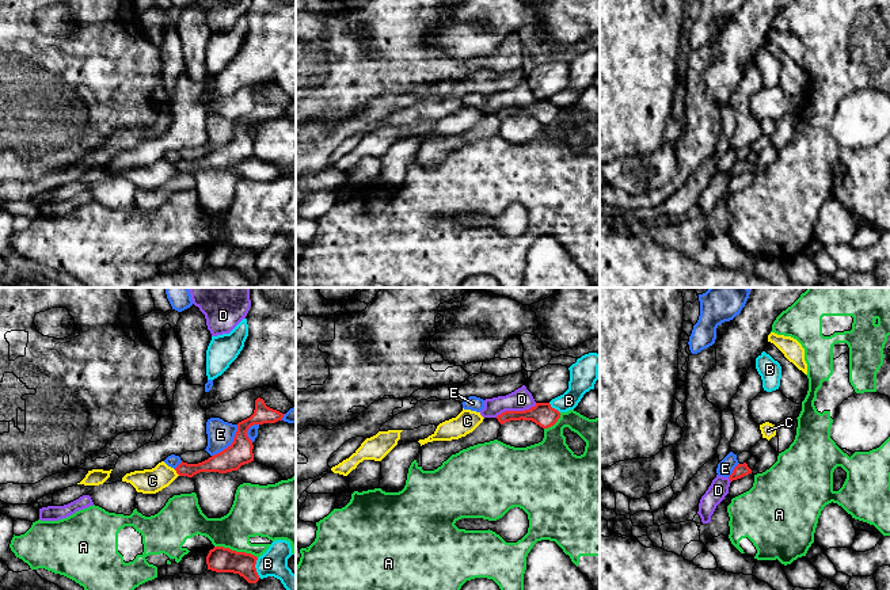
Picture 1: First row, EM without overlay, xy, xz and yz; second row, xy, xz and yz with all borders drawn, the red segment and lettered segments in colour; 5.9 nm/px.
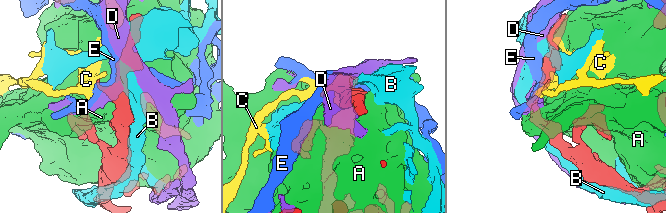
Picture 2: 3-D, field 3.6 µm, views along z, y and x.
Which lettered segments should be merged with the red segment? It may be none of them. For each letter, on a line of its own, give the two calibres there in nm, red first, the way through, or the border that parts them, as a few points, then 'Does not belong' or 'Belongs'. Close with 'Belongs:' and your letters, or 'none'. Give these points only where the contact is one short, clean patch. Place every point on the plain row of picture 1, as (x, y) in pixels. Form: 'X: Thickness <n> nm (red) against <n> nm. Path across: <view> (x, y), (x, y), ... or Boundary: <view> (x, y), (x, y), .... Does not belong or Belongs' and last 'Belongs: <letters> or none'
A: Thickness 150 nm (red) against 260 nm. Does not belong
B: Thickness 150 nm (red) against 160 nm. Does not belong
C: Thickness 110 nm (red) against 140 nm. Boundary: xy (174, 166), (179, 171). Does not belong
D: Thickness 140 nm (red) against 140 nm. Does not belong
E: Thickness 140 nm (red) against 160 nm. Does not belong
Belongs: none

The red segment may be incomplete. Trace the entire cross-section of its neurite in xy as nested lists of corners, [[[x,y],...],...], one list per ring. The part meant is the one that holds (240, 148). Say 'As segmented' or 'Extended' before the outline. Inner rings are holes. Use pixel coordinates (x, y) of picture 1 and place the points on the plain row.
As segmented. [[[255,96],[254,110],[237,119],[237,127],[233,138],[222,148],[209,153],[198,160],[180,159],[175,167],[179,172],[193,174],[199,168],[227,170],[237,167],[241,161],[254,157],[254,141],[248,134],[247,127],[254,121],[275,119],[282,117],[285,110],[266,102],[265,96]]]

